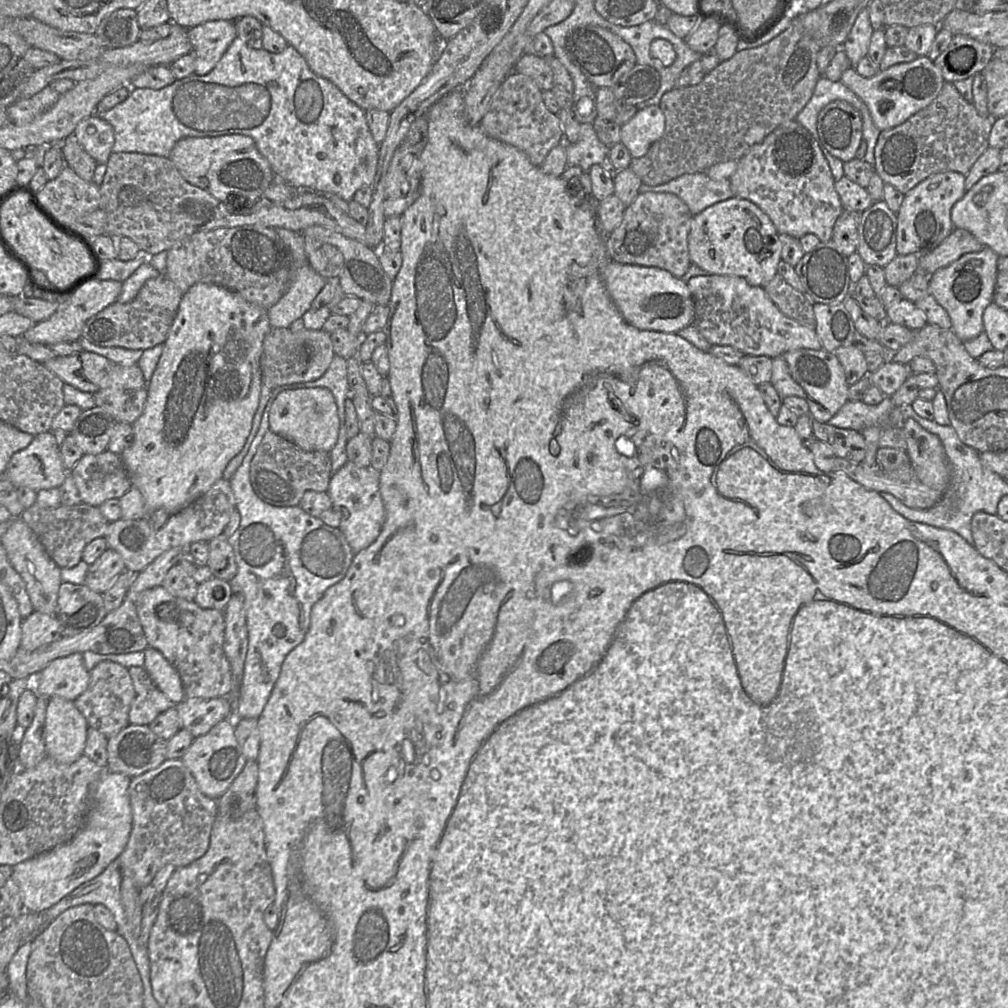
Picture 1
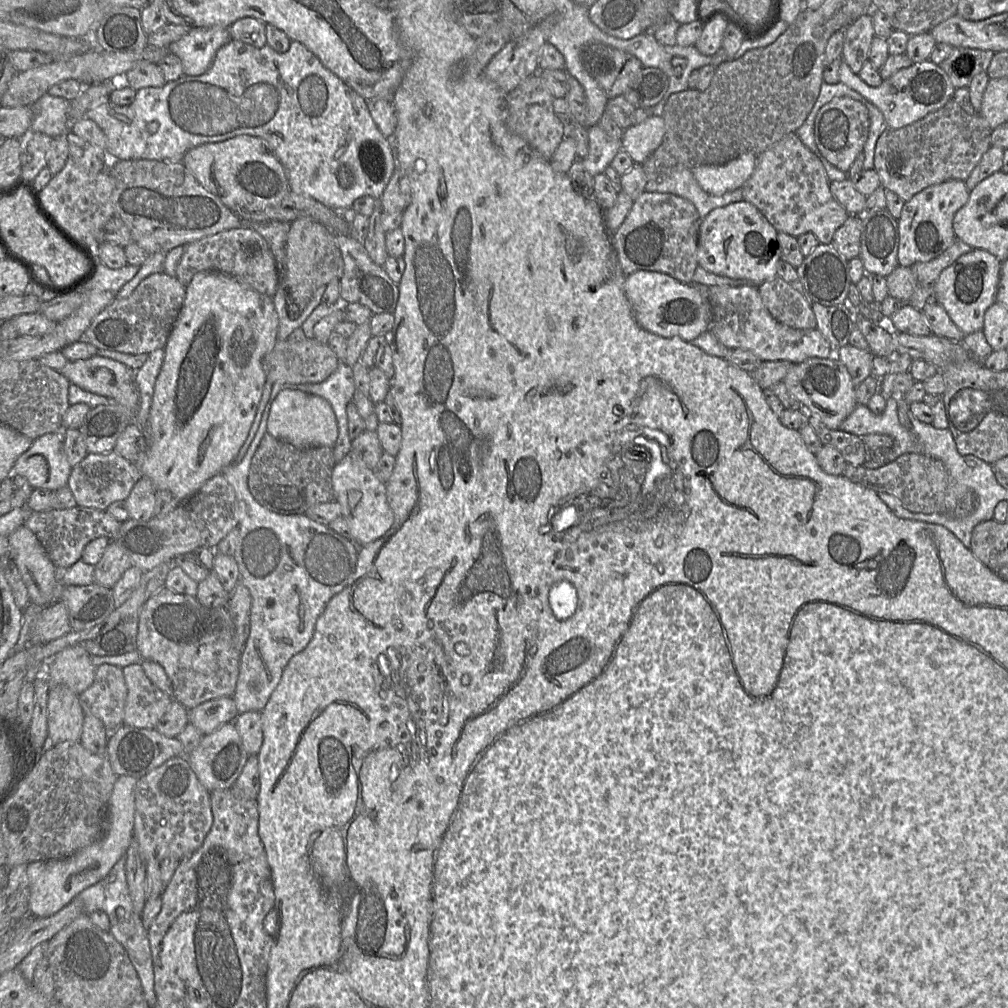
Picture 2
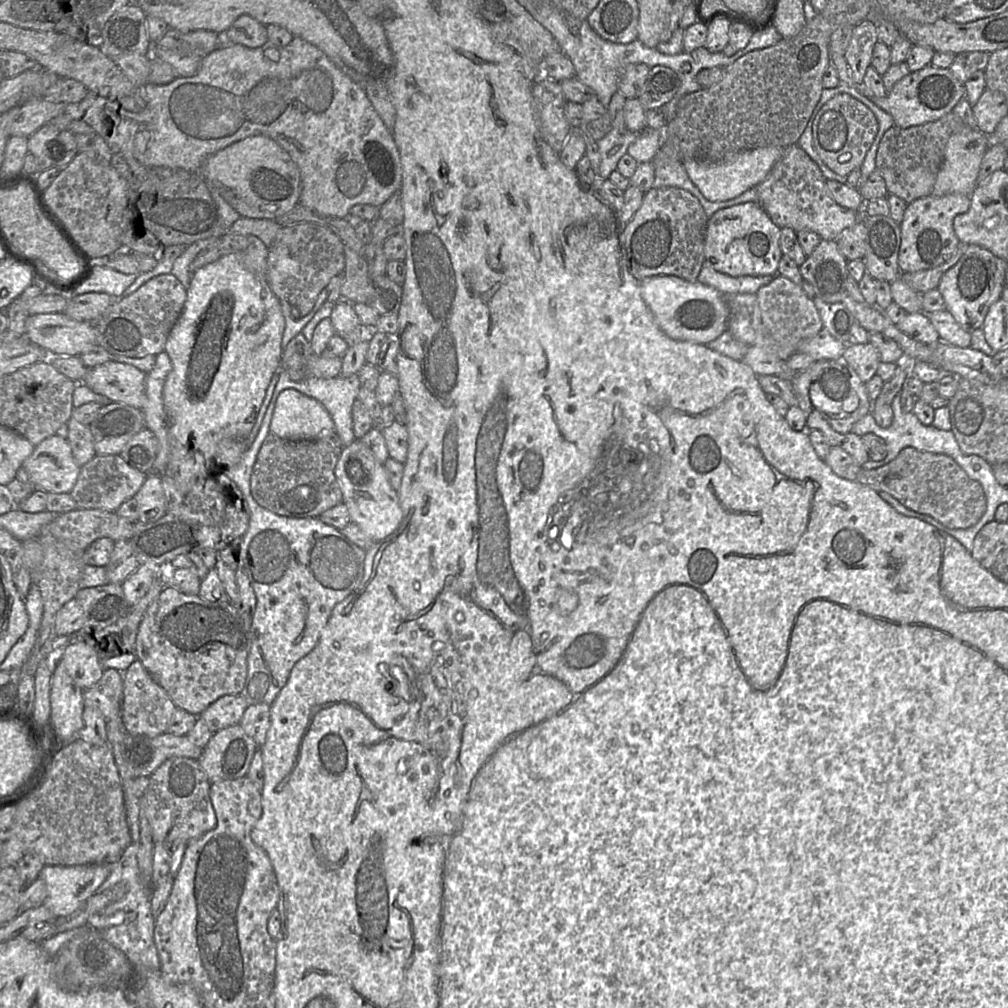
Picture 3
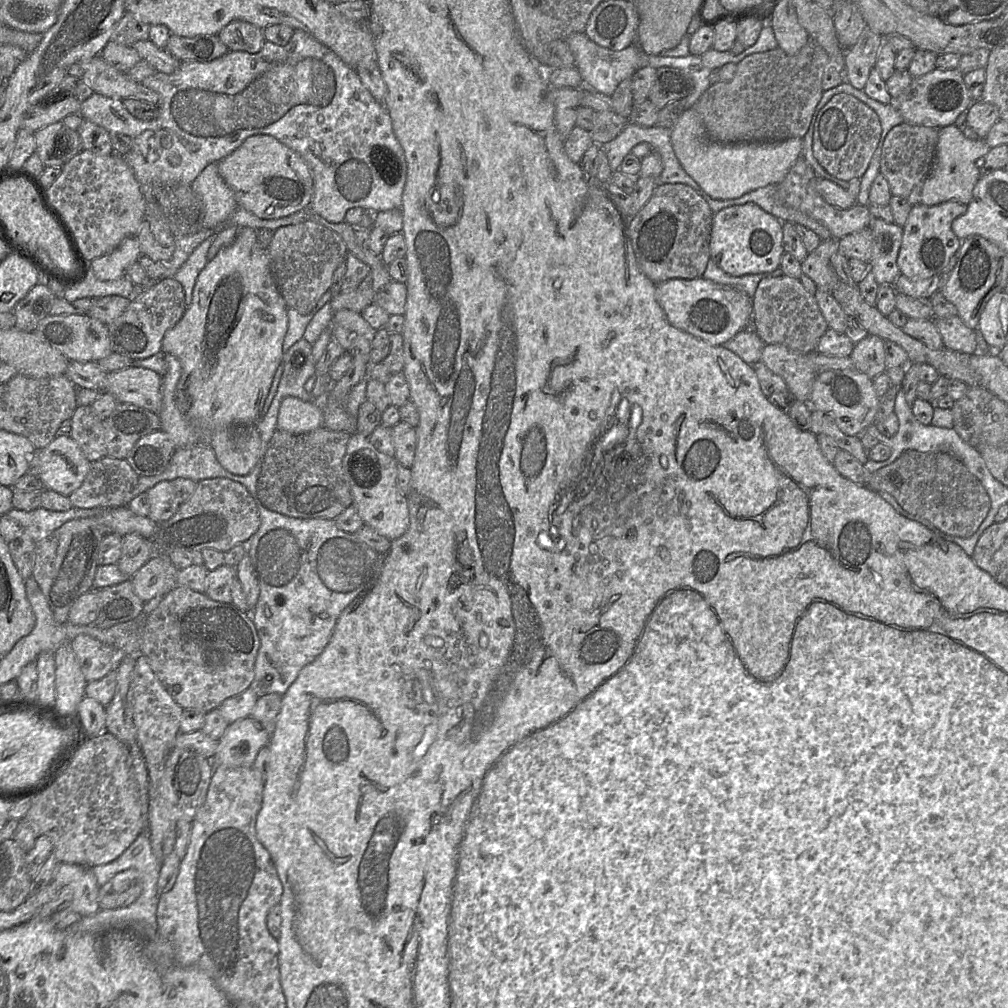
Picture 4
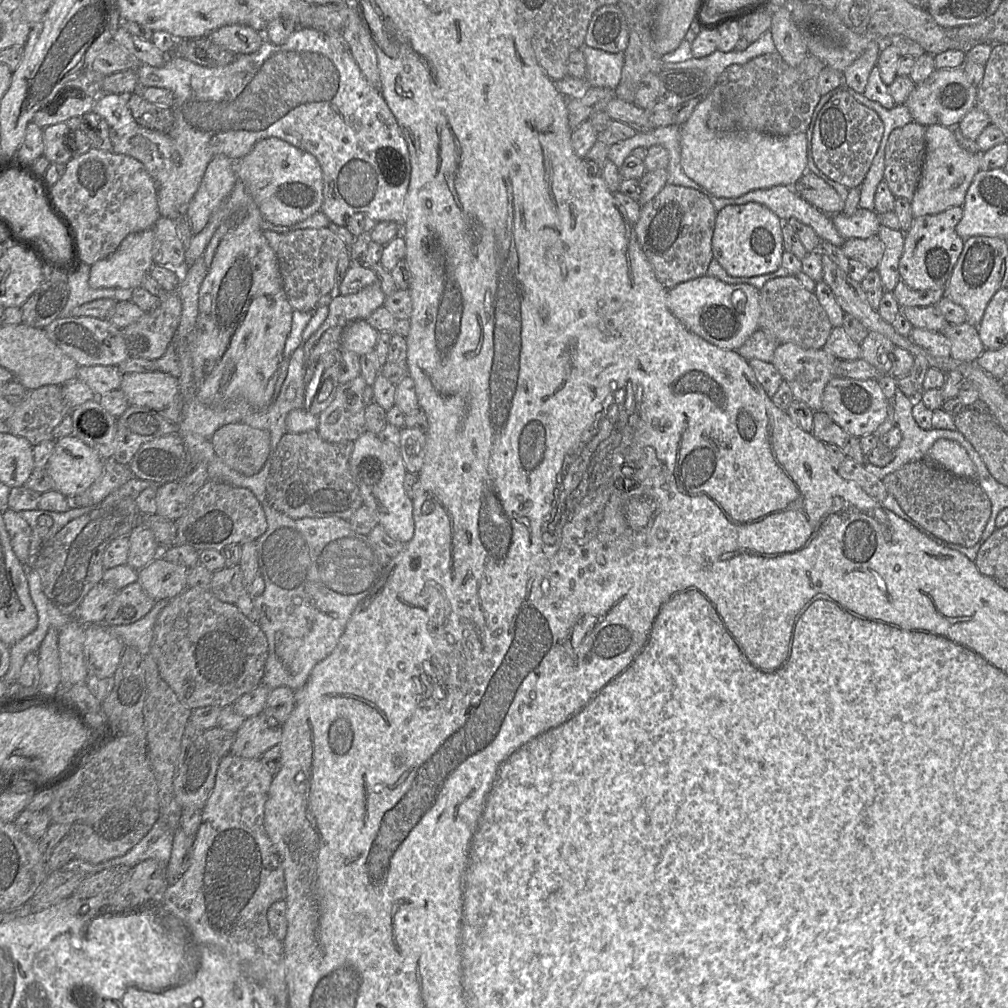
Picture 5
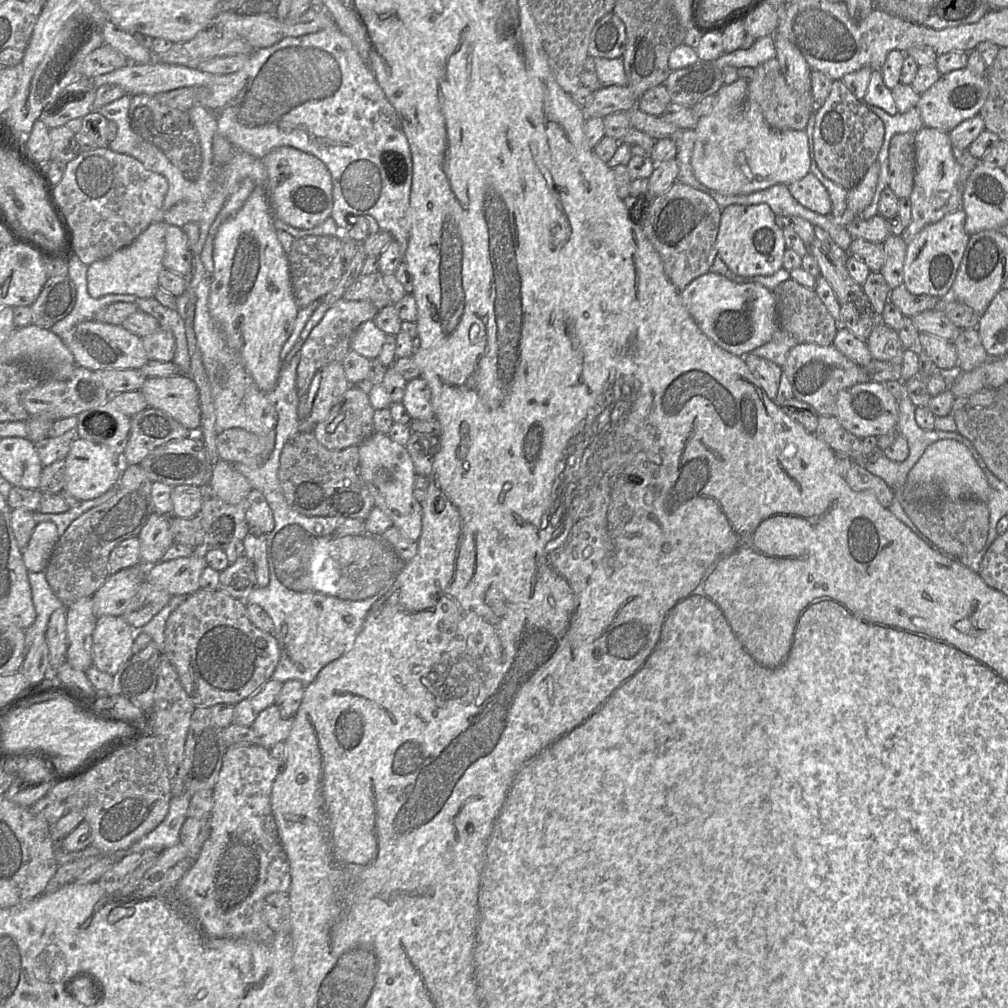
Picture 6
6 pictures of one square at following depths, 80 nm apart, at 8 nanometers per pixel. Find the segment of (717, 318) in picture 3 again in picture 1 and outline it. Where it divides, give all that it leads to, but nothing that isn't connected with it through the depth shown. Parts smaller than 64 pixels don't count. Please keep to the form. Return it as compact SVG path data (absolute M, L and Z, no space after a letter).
M610 259L602 270L602 278L624 320L640 330L677 333L693 323L694 303L687 283L665 269L623 264Z

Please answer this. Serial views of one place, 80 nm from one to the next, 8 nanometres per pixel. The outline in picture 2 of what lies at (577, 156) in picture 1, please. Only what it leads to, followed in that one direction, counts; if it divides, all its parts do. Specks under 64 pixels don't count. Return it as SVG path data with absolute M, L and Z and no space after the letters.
M593 125L587 131L589 149L582 162L586 170L594 176L605 172L615 155L622 149L622 142L620 139L611 138L599 125Z

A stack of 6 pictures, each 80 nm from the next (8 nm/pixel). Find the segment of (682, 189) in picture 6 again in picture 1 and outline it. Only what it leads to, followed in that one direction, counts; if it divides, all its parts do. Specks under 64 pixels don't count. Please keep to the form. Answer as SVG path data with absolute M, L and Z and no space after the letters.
M639 193L626 207L620 225L607 235L608 256L618 263L658 267L682 278L692 264L688 250L692 219L688 206L675 194Z

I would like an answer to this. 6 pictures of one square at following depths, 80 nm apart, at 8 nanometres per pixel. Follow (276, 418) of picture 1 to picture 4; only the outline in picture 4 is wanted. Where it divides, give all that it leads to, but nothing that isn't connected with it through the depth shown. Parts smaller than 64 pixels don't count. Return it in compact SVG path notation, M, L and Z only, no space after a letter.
M288 396L280 405L277 430L291 434L303 434L323 427L323 412L309 401Z

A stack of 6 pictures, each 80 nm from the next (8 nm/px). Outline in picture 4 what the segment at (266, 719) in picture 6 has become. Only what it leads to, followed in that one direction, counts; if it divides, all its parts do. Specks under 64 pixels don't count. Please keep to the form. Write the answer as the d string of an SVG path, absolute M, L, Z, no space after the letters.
M252 717L237 720L229 724L218 739L212 762L214 765L250 767L258 752L269 743L270 736Z

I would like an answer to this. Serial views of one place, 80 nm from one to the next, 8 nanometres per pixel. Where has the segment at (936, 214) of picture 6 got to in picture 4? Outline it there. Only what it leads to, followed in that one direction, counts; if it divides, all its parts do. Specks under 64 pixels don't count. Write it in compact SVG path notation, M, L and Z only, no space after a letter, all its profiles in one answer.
M954 124L939 128L935 156L924 182L919 203L933 206L947 201L957 201L967 205L981 177L980 163L989 150L990 147L984 139L968 139Z

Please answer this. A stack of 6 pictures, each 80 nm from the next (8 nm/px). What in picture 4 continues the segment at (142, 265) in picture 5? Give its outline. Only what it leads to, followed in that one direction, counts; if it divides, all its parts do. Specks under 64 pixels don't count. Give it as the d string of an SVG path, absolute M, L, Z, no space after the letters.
M135 236L127 237L110 253L91 262L91 269L102 281L125 277L127 268L138 262L141 256L139 242Z

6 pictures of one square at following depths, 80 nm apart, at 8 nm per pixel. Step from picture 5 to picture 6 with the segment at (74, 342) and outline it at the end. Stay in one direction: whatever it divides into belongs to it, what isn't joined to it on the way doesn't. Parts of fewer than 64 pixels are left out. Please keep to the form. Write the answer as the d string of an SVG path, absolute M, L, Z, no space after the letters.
M96 320L83 321L72 327L61 339L75 358L77 366L92 371L105 369L140 369L149 359L141 337L121 325Z

